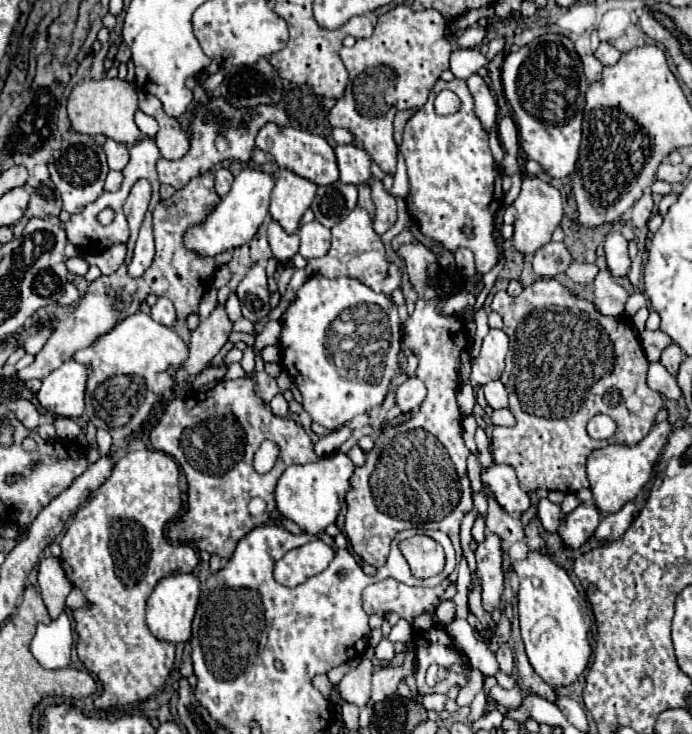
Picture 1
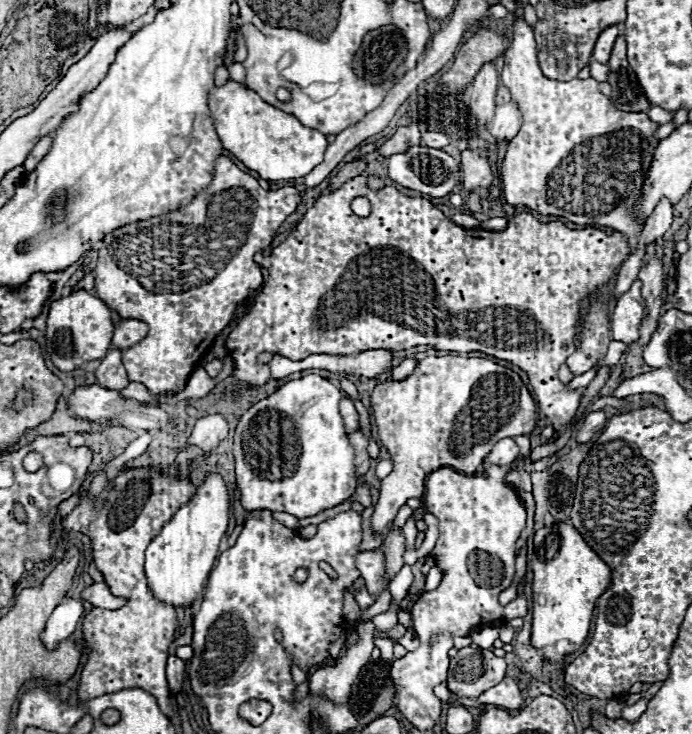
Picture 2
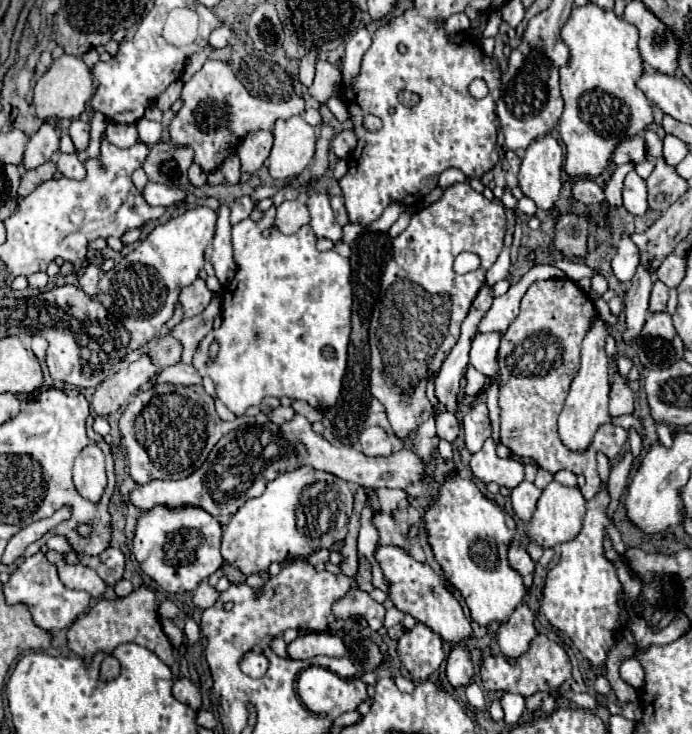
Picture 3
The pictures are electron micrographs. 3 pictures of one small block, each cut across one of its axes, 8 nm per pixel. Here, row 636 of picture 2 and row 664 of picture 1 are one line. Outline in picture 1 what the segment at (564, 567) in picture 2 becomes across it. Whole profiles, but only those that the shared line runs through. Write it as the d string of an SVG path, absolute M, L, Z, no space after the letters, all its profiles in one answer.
M532 550L524 560L512 562L520 578L518 616L526 656L536 674L552 688L570 686L588 666L590 658L590 614L588 602L580 596L566 570L554 564L546 554Z

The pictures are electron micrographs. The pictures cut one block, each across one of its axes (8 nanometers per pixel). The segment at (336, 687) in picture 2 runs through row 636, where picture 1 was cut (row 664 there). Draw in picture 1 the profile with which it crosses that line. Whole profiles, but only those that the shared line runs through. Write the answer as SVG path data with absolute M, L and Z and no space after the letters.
M362 658L362 662L338 682L338 692L342 700L356 704L358 708L364 706L370 700L372 672L374 672L374 664L368 658Z

